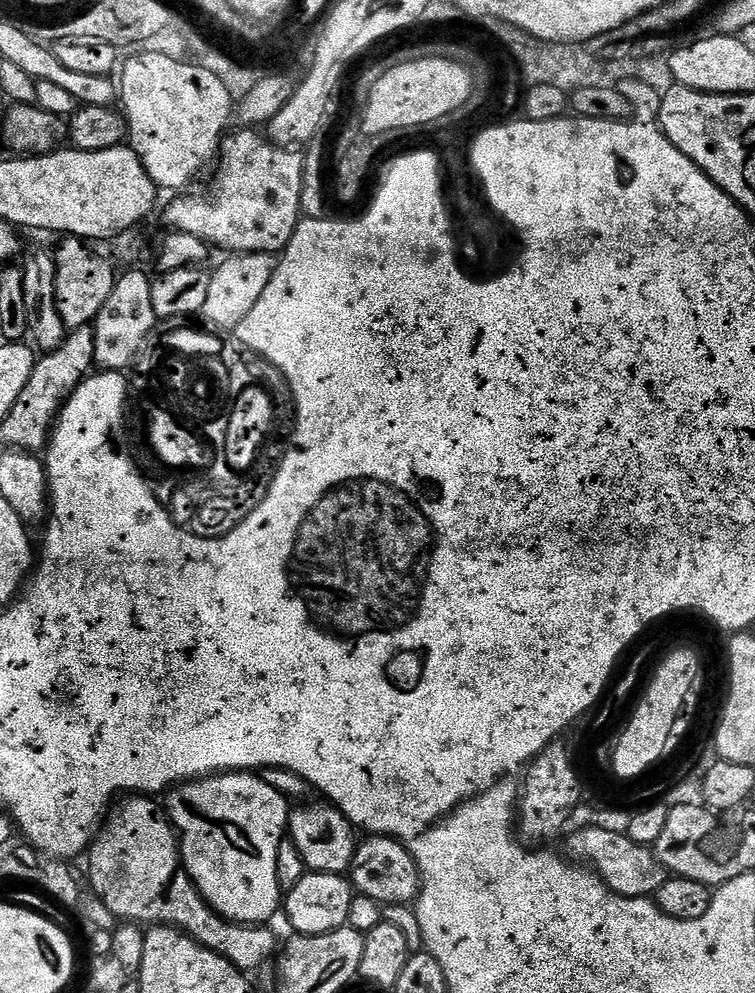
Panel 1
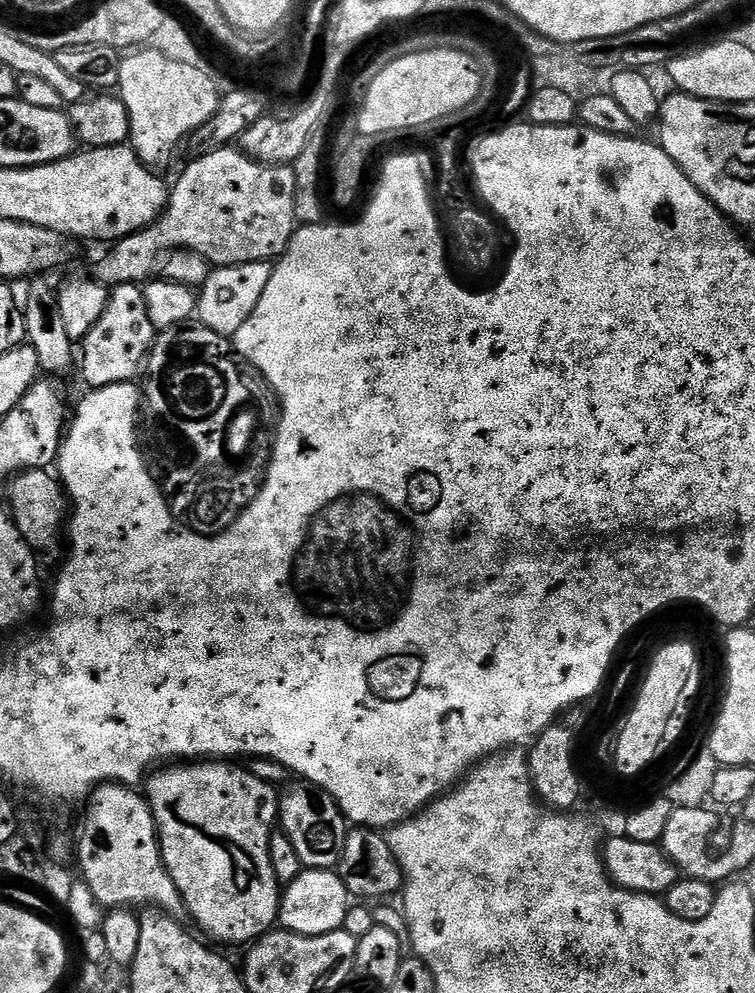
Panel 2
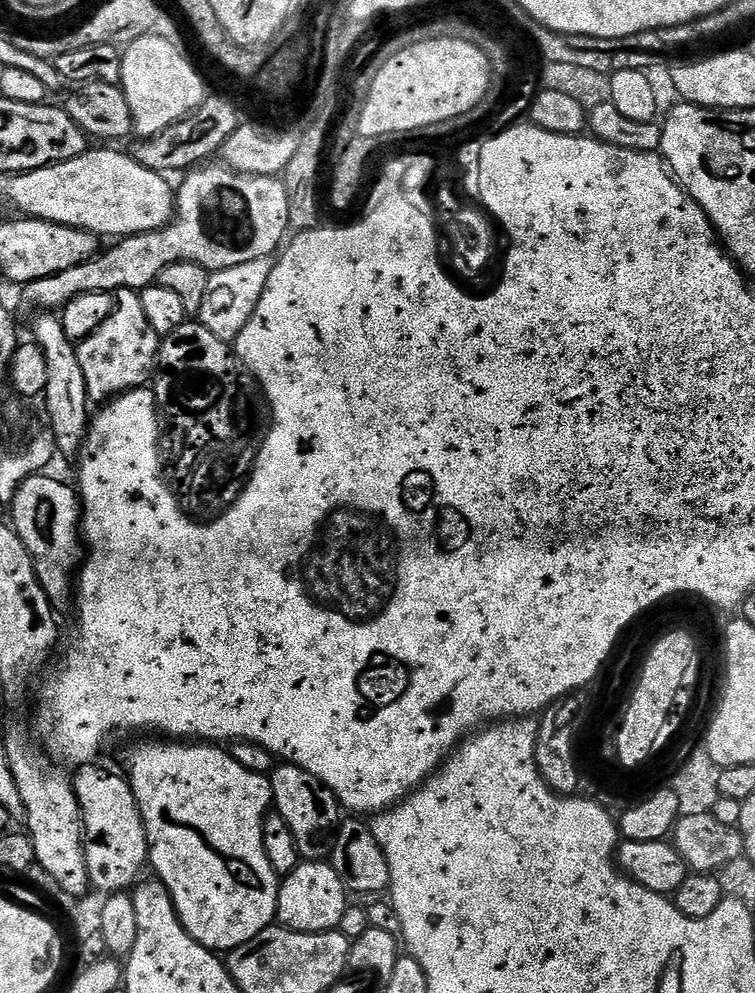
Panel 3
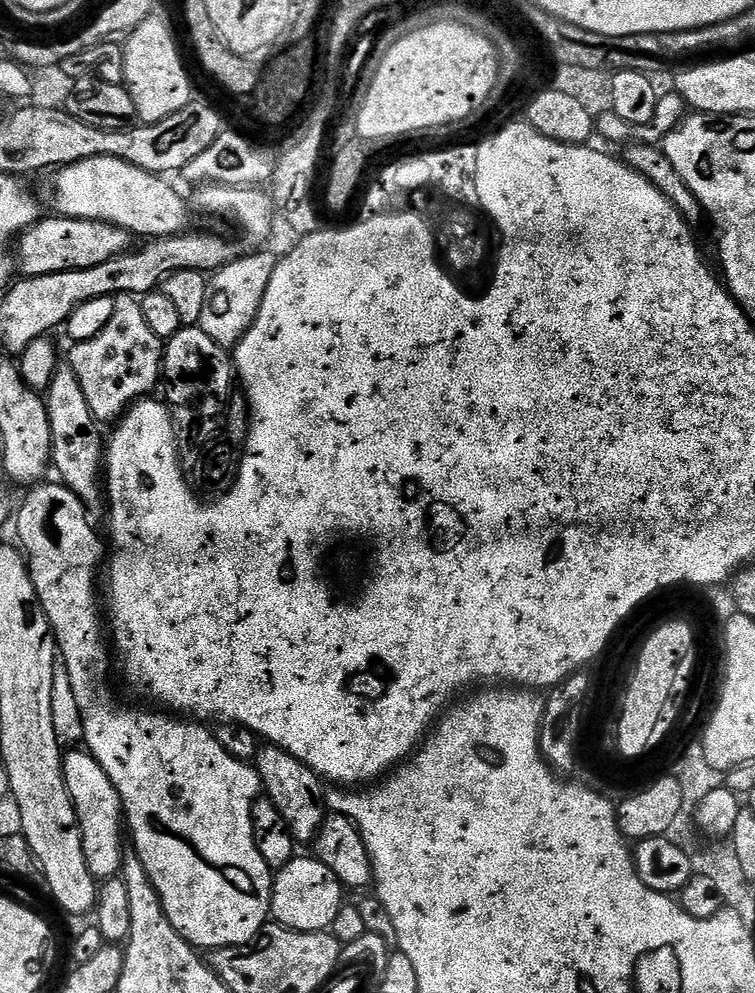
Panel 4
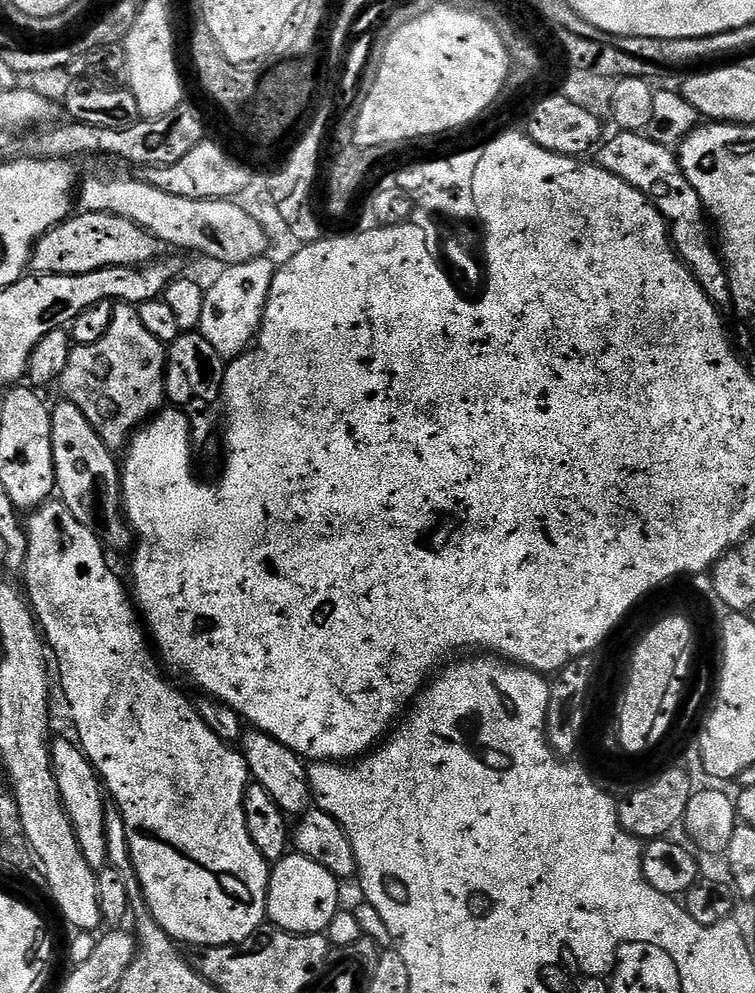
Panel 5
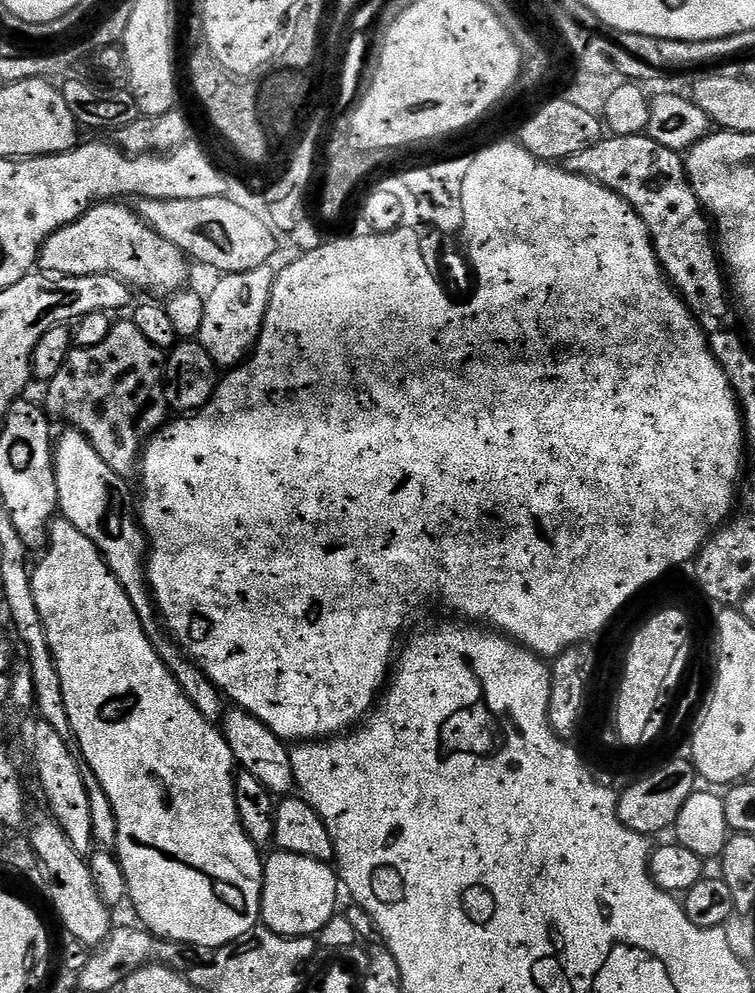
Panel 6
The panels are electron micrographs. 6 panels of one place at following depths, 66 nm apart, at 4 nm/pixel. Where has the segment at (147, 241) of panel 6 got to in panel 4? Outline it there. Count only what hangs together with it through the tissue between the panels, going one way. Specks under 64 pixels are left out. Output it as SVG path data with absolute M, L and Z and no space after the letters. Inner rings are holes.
M52 214L52 217L41 219L39 222L20 233L18 243L14 248L14 264L21 277L45 276L55 272L74 272L82 268L93 268L107 260L113 260L116 256L121 256L123 252L129 251L133 247L133 237L126 230L122 230L113 224L98 222L97 220L75 220L69 216Z

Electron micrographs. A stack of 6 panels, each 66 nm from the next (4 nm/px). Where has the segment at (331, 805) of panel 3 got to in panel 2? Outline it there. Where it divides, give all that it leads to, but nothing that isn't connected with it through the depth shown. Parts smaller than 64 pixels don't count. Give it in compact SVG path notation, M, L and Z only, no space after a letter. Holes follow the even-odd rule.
M303 778L293 779L283 791L279 793L278 824L288 835L290 842L294 842L294 850L298 850L298 858L302 858L304 867L335 869L344 853L344 843L350 827L344 813L336 805L334 798L326 794L326 790Z

